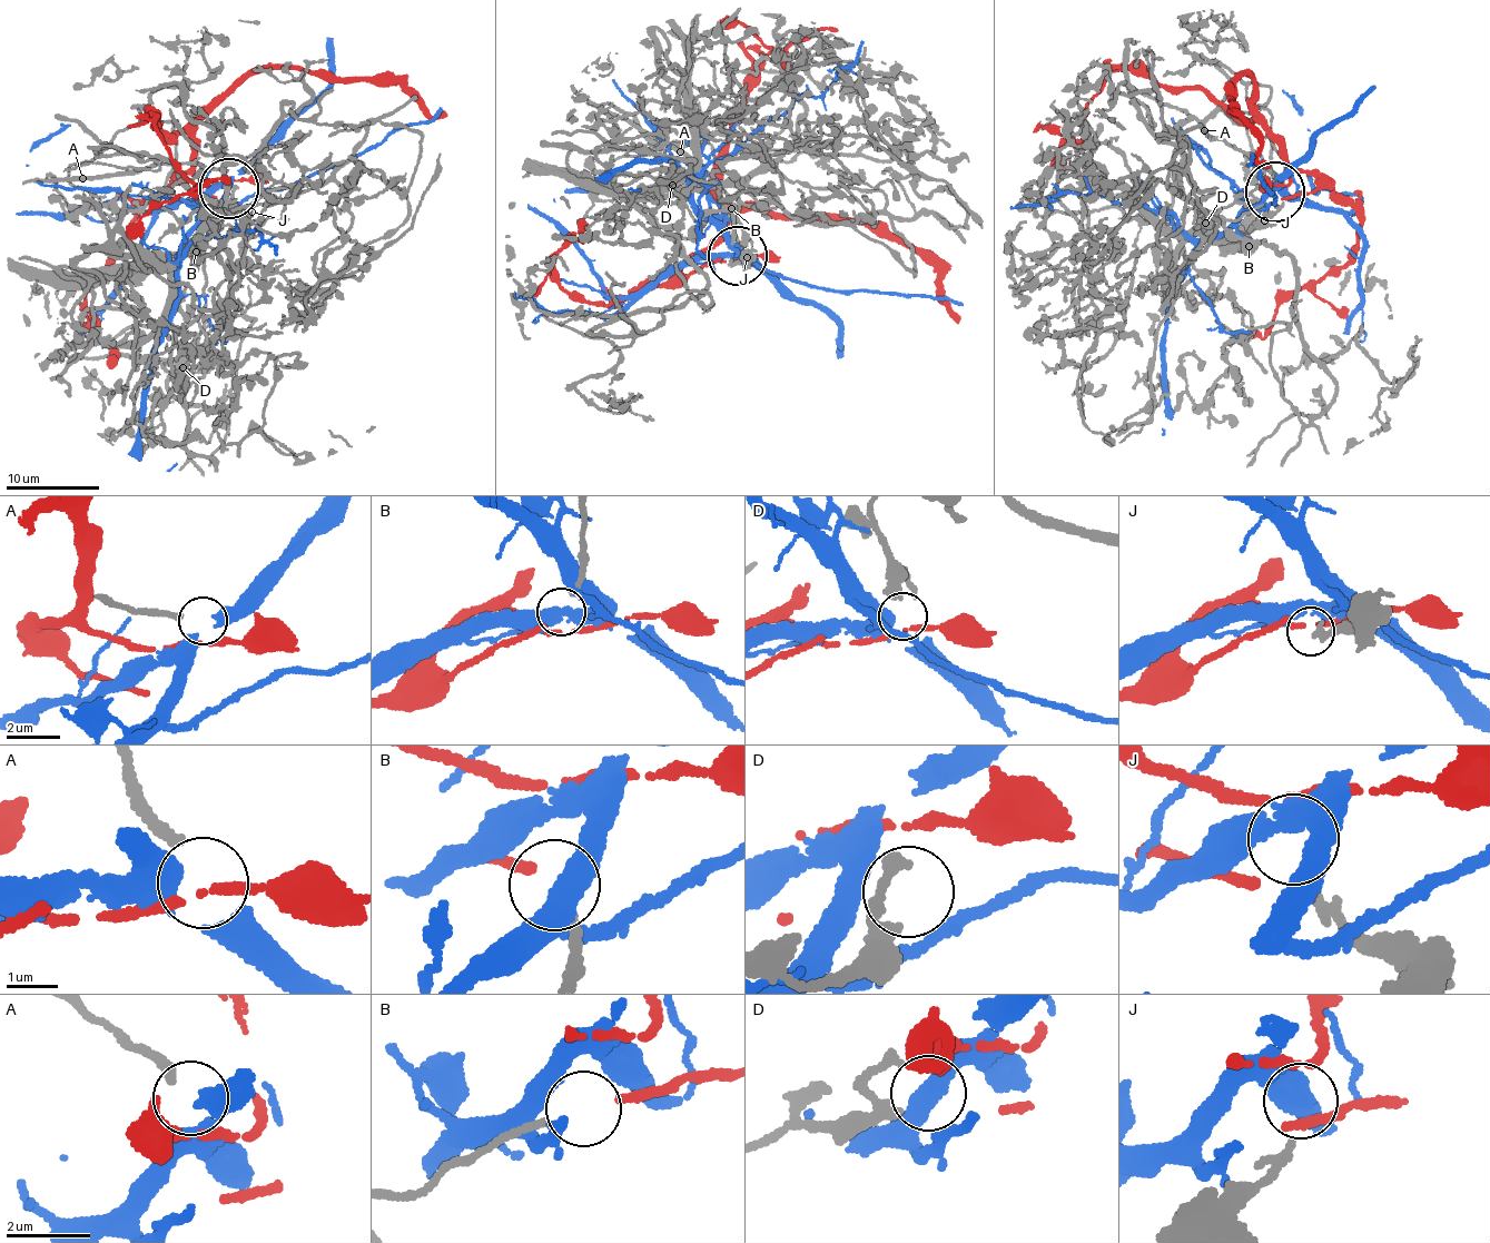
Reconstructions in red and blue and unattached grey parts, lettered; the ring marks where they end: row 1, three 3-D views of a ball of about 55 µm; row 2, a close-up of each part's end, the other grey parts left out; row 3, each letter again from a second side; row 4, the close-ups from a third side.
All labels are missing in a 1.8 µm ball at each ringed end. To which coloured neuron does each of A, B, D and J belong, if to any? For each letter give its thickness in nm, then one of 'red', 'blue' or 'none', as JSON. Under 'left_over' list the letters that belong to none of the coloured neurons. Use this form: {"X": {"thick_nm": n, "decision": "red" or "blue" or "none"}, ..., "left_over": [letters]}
{"A": {"thick_nm": 220, "decision": "blue"}, "B": {"thick_nm": 170, "decision": "red"}, "D": {"thick_nm": 200, "decision": "none"}, "J": {"thick_nm": 200, "decision": "none"}, "left_over": ["D", "J"]}

